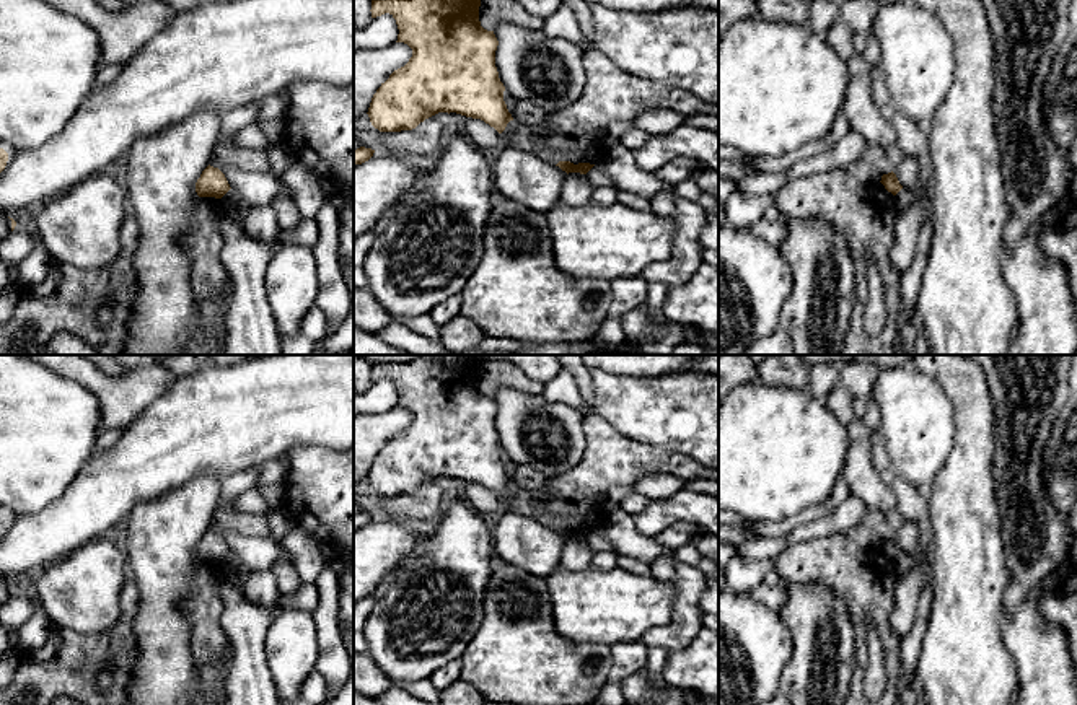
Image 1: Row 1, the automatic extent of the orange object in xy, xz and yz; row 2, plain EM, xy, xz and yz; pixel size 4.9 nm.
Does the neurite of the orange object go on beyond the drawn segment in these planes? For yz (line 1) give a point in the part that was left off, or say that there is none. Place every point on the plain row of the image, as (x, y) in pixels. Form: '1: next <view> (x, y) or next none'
1: next none

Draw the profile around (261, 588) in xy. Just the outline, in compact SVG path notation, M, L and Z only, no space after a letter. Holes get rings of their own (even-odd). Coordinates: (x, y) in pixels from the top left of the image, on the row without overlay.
M251 571L246 578L244 596L256 606L277 606L282 594L272 571Z

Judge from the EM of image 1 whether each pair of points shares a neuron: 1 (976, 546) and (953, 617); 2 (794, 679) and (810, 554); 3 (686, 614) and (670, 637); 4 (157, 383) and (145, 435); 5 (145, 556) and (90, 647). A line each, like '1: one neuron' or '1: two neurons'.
1: one neuron
2: two neurons
3: one neuron
4: two neurons
5: two neurons

